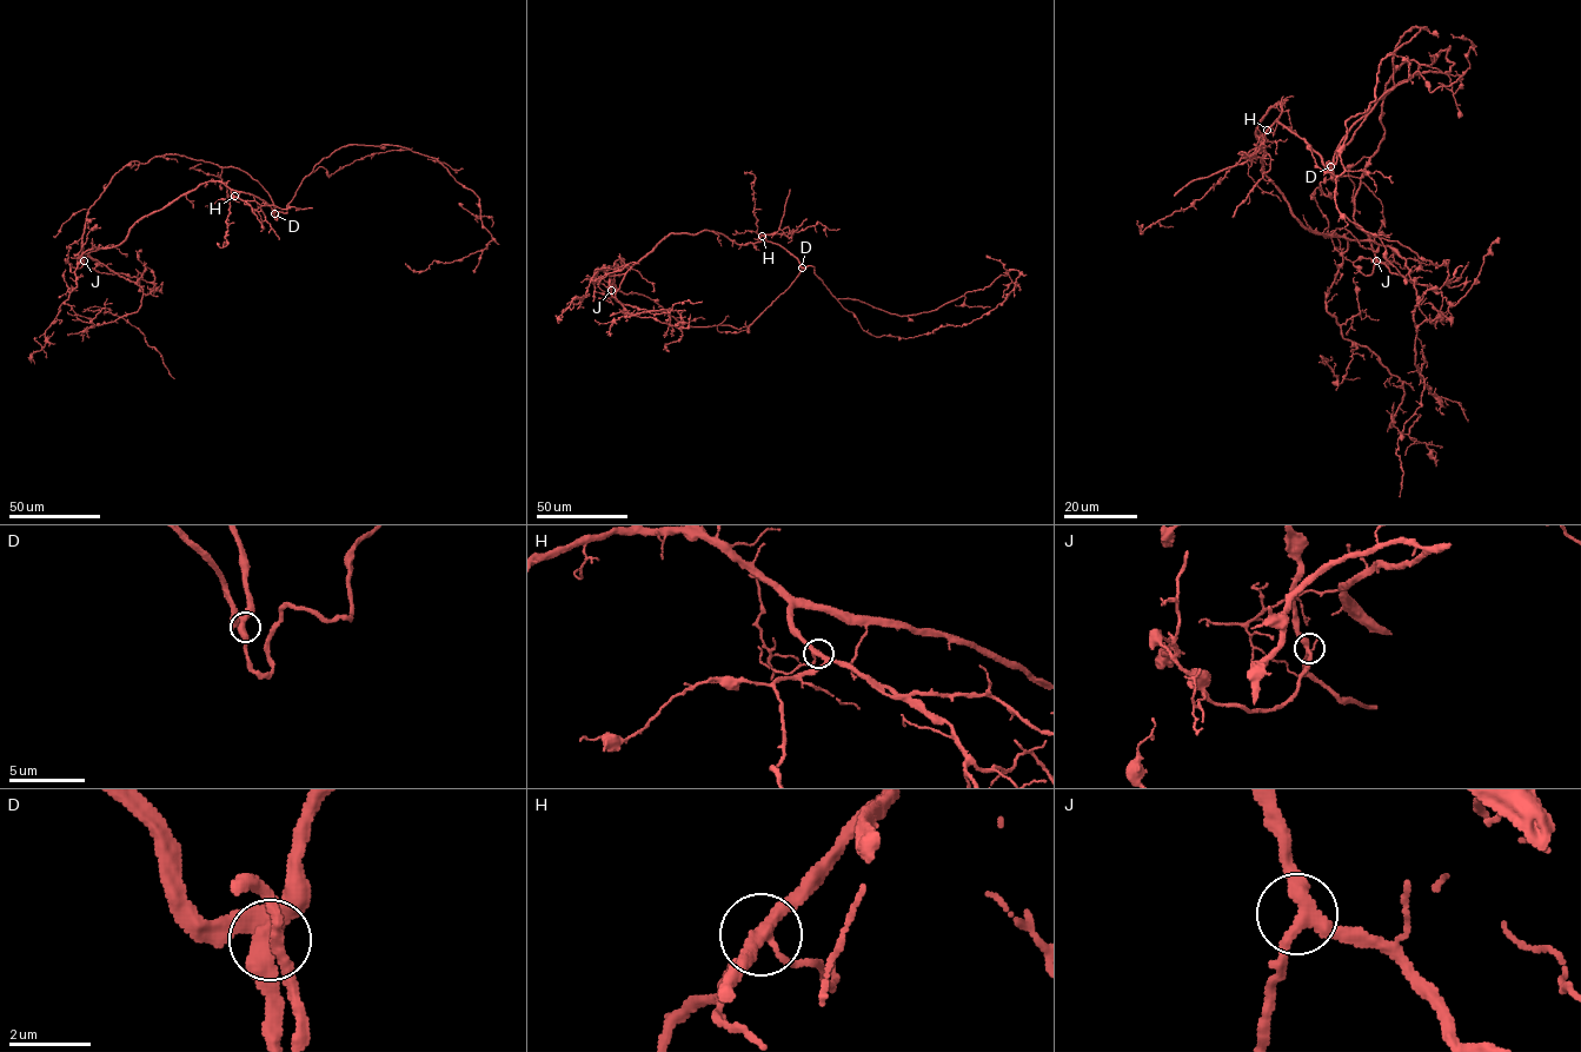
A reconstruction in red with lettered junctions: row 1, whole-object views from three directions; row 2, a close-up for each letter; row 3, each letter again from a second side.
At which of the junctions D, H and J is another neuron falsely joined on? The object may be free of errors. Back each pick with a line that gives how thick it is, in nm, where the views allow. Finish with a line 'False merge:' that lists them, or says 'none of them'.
False merge: none of them

